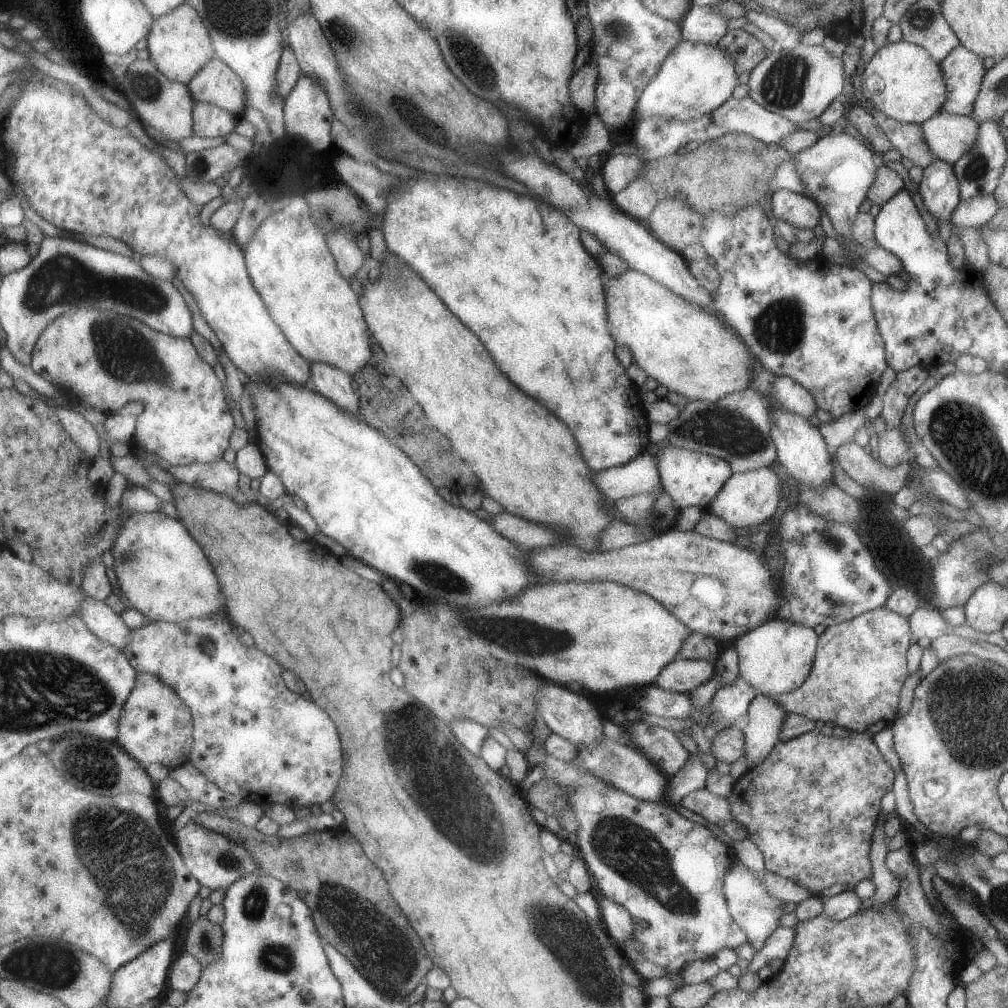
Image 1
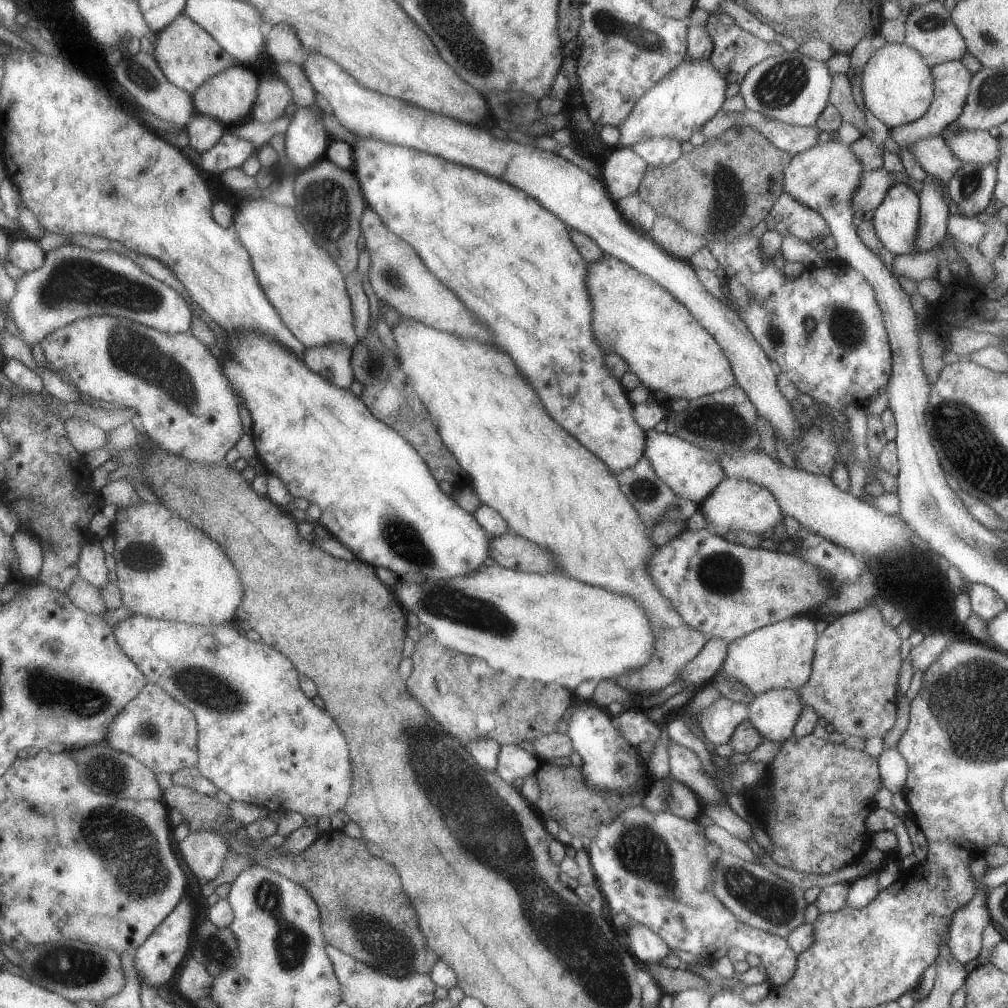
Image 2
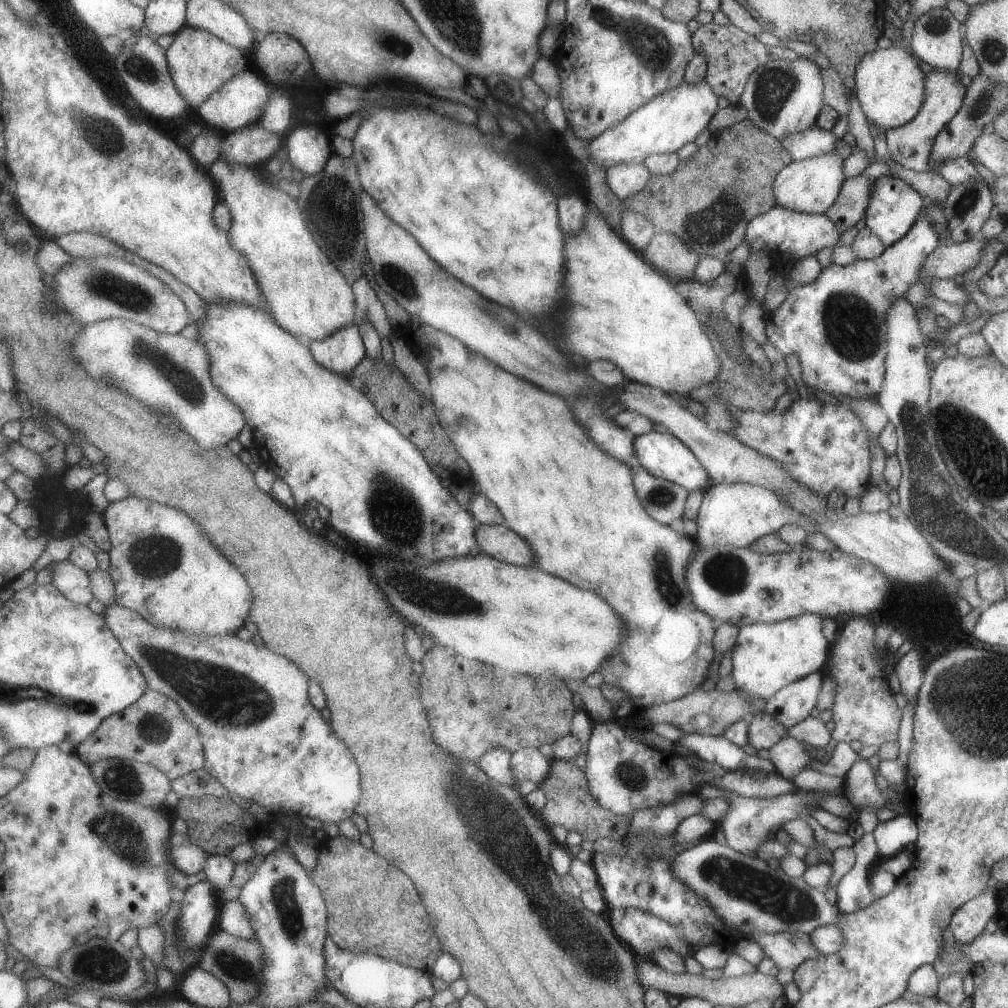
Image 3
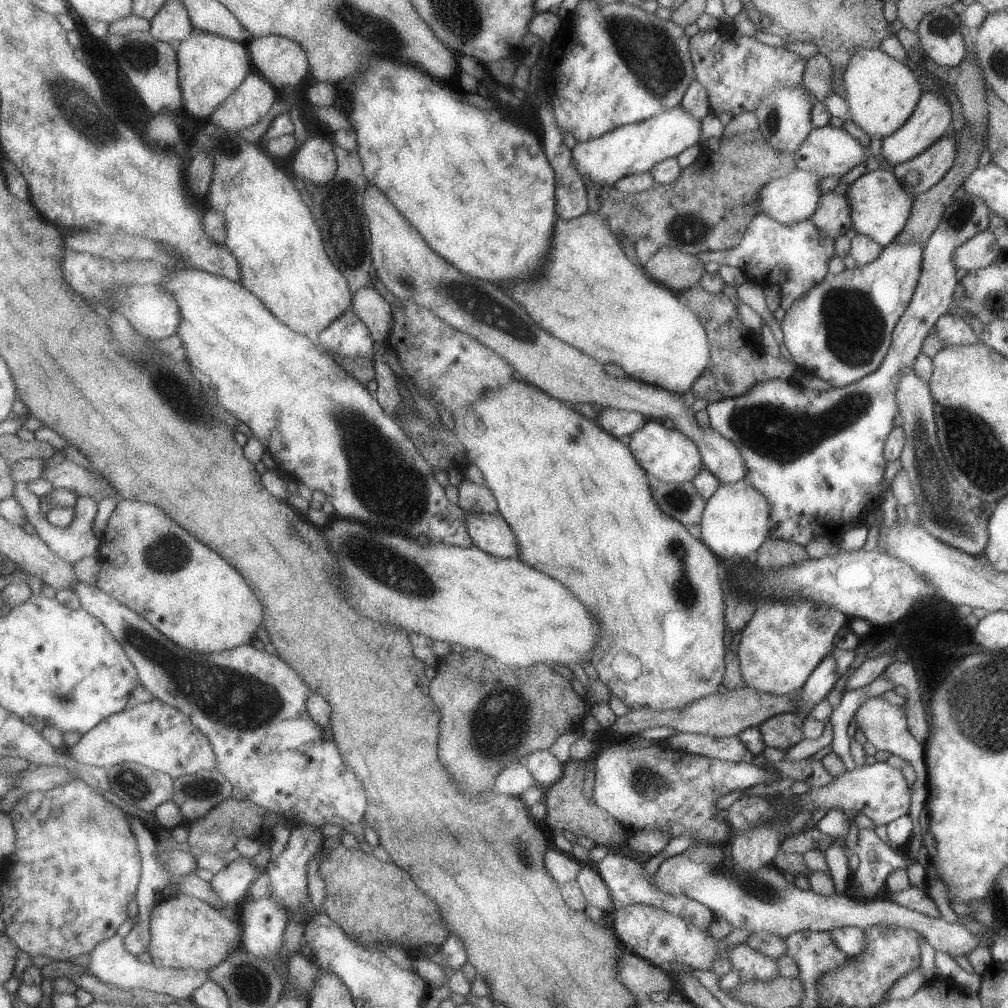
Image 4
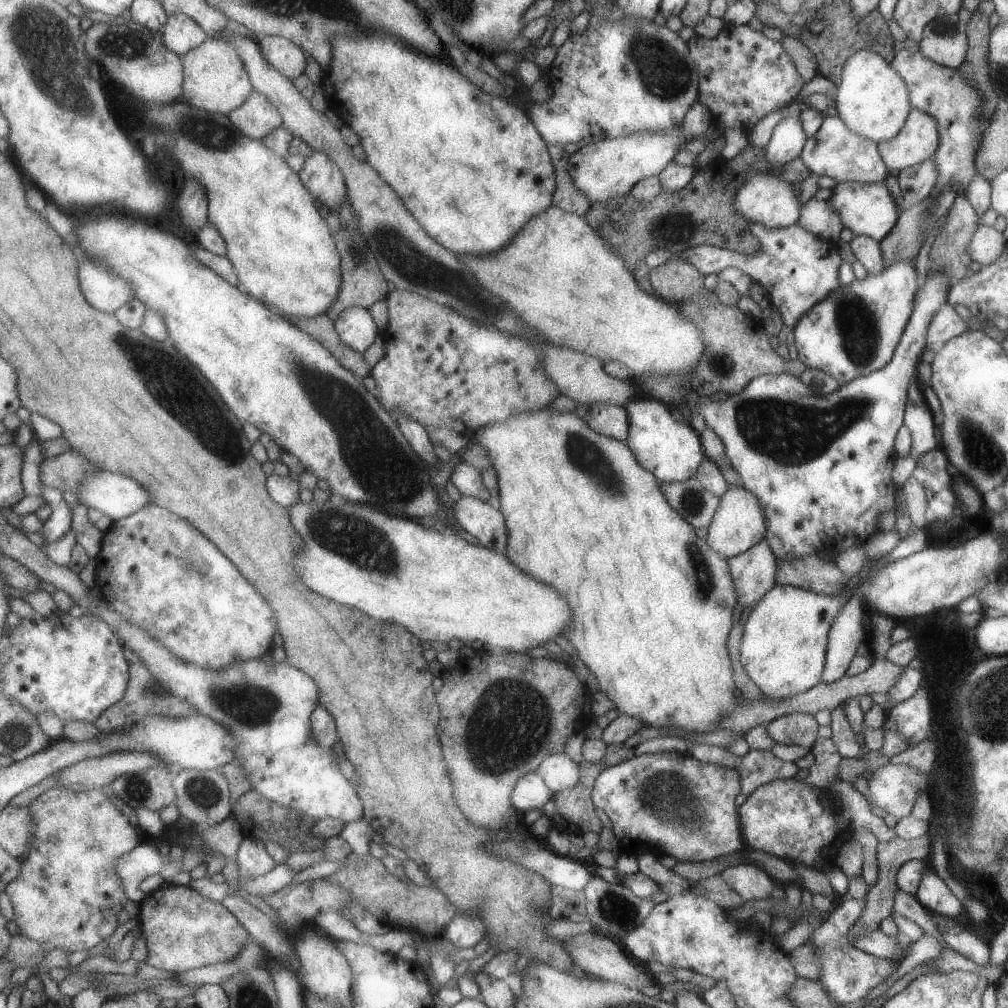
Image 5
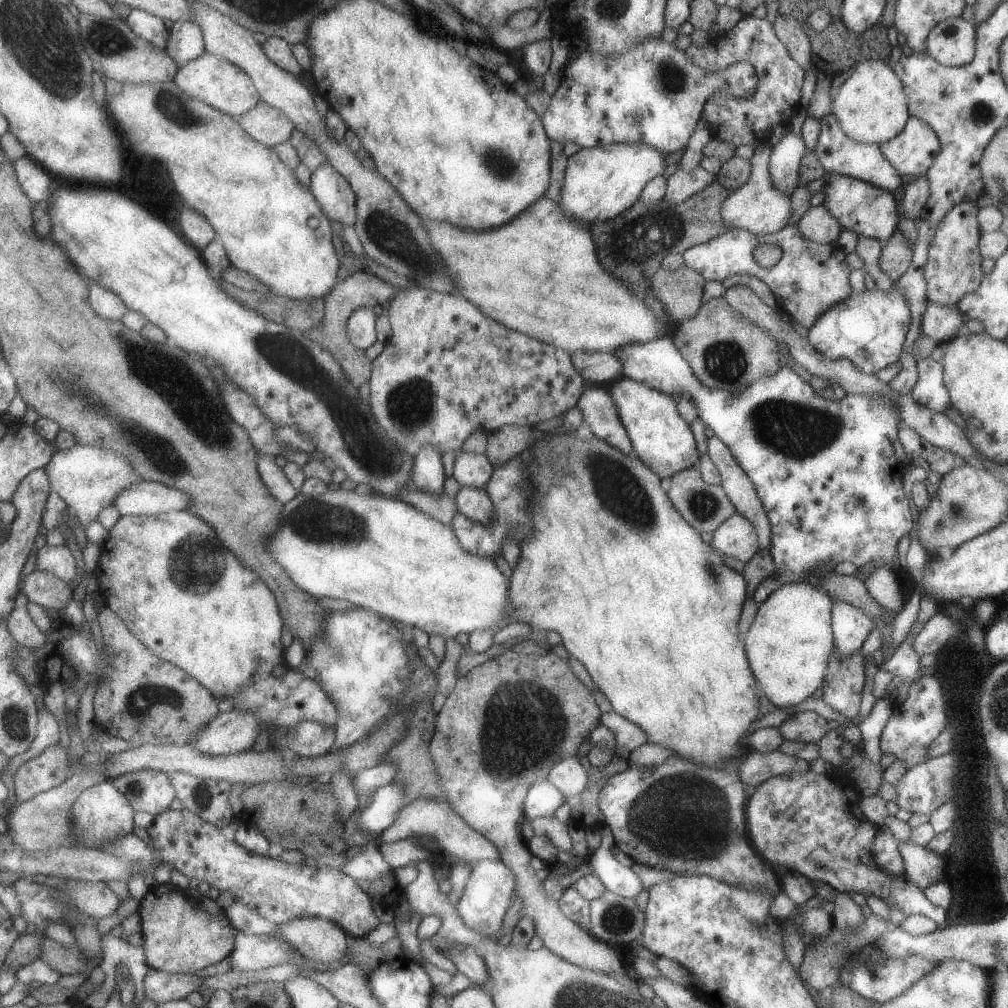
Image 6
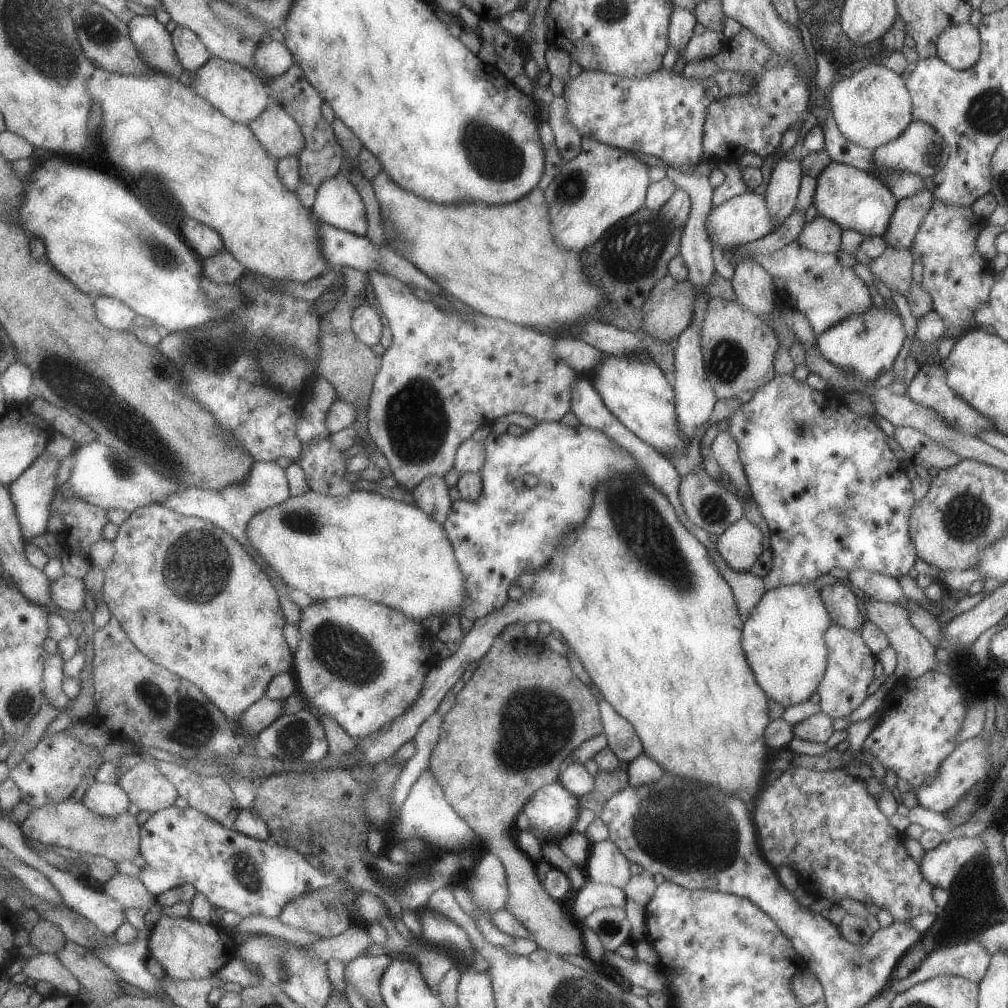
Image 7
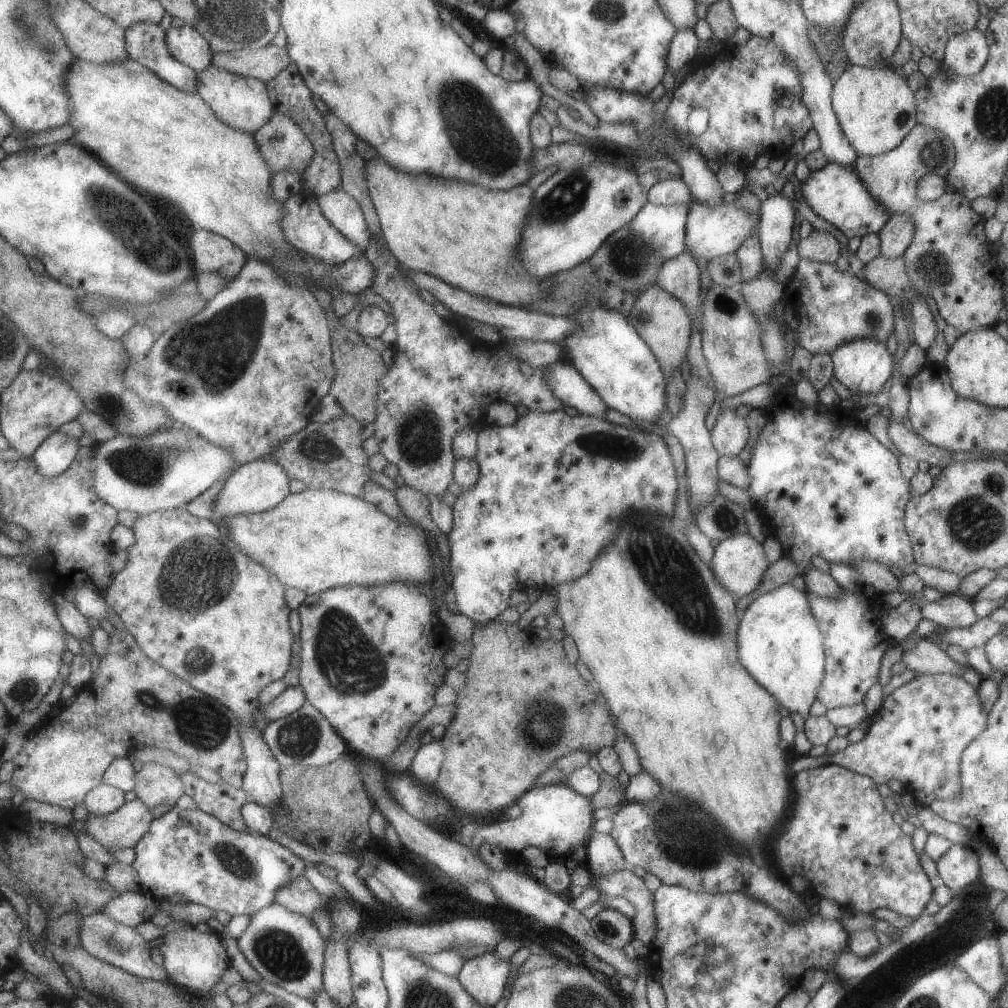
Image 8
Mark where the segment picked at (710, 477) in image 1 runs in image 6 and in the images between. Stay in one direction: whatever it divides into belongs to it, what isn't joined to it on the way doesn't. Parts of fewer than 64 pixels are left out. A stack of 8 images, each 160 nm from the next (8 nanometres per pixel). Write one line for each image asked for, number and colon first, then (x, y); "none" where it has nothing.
2: (692, 472)
3: (665, 456)
4: (667, 454)
5: (672, 450)
6: (662, 438)

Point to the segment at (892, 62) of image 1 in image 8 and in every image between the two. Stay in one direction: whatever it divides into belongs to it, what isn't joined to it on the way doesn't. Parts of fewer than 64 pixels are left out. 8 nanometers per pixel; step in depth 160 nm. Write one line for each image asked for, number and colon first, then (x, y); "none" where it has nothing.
2: (898, 88)
3: (889, 83)
4: (882, 92)
5: (872, 99)
6: (872, 107)
7: (873, 106)
8: (876, 109)

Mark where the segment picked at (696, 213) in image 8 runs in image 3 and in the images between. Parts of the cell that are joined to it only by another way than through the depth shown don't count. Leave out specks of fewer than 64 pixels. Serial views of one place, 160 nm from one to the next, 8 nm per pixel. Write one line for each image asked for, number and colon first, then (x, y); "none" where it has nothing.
3: (810, 186)
4: (793, 198)
5: (764, 198)
6: (758, 206)
7: (745, 218)

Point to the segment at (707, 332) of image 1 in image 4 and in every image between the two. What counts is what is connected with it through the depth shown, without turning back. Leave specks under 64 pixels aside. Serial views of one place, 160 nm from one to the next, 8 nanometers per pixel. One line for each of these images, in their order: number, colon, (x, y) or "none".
2: (635, 317)
3: (621, 309)
4: (590, 294)

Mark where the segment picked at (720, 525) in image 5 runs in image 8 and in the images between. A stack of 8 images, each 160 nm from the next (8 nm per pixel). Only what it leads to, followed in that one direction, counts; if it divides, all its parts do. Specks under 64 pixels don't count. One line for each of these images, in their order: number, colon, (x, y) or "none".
6: (737, 537)
7: (741, 544)
8: (739, 563)

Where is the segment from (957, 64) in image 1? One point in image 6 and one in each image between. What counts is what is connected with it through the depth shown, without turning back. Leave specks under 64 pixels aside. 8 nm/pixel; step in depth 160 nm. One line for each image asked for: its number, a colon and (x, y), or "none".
2: (951, 80)
3: (910, 145)
4: (931, 120)
5: (917, 141)
6: (914, 150)

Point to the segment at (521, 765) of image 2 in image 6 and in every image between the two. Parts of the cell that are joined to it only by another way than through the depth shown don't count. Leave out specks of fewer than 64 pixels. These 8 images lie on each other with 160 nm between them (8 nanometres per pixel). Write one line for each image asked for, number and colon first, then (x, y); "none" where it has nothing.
3: (528, 763)
4: (545, 768)
5: (559, 771)
6: (570, 777)

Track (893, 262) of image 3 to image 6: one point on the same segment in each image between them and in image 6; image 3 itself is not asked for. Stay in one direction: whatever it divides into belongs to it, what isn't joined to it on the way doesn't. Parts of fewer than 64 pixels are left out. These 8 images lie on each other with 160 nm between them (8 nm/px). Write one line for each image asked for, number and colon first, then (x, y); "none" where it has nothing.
4: (840, 330)
5: (854, 331)
6: (870, 329)

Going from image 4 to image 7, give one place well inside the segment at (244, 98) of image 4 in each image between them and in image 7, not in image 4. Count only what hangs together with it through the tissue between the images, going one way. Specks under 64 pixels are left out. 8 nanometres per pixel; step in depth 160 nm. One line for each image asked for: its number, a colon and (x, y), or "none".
5: (259, 117)
6: (270, 125)
7: (282, 134)

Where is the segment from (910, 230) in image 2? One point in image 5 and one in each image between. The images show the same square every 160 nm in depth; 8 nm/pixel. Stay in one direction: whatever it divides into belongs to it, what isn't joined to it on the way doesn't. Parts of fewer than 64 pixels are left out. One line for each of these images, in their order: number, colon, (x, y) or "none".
3: (894, 206)
4: (879, 205)
5: (868, 209)

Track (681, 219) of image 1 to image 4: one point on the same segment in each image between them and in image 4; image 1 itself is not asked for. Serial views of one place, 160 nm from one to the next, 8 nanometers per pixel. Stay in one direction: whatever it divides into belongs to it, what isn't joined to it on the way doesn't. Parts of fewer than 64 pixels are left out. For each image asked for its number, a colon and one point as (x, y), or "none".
2: (669, 235)
3: (667, 253)
4: (678, 271)

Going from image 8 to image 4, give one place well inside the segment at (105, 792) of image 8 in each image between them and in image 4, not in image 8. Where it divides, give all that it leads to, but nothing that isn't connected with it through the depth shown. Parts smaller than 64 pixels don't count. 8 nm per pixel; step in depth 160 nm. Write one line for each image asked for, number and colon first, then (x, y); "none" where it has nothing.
4: (78, 864)
5: (70, 893)
6: (103, 813)
7: (112, 800)

